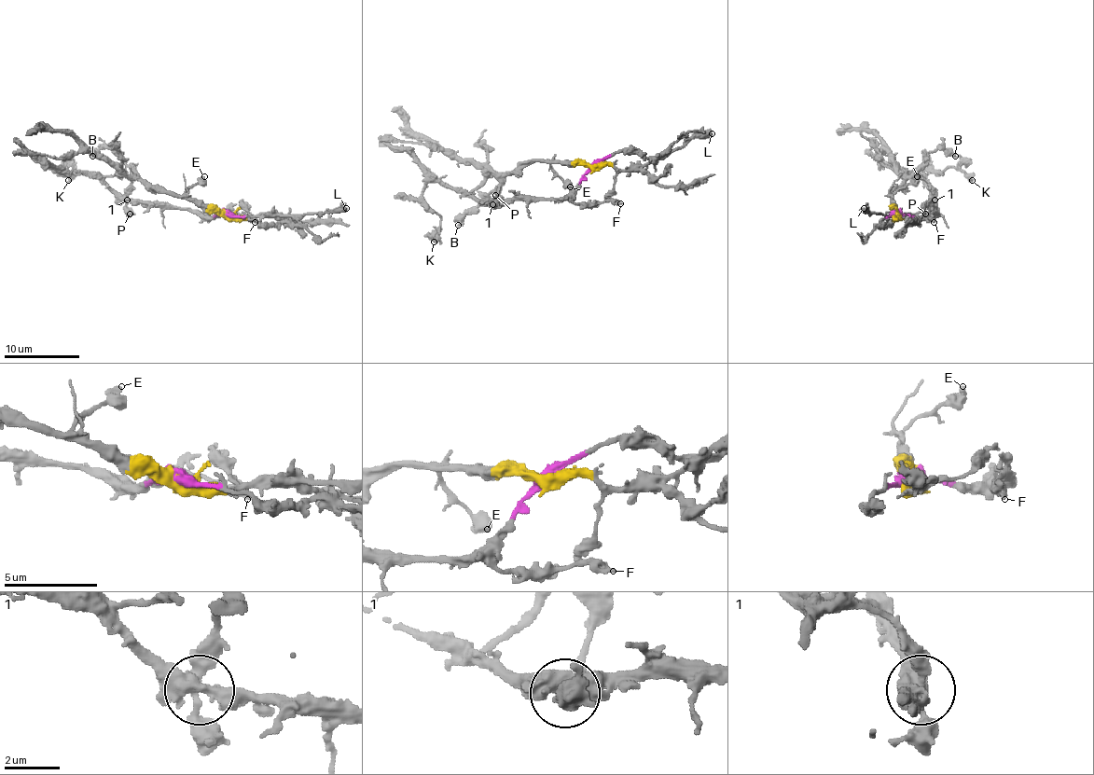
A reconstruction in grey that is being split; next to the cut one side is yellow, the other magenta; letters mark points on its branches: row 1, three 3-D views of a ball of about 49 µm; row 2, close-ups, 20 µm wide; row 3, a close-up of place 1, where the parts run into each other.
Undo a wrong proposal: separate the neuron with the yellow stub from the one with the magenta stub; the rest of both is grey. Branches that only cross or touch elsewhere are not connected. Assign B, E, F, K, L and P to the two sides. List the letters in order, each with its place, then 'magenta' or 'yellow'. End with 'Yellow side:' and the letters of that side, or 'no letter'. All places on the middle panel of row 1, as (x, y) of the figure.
B: at (458, 225); yellow
E: at (570, 186); yellow
F: at (620, 203); magenta
K: at (434, 242); magenta
L: at (712, 133); yellow
P: at (495, 195); yellow
Yellow side: B, E, L, P

